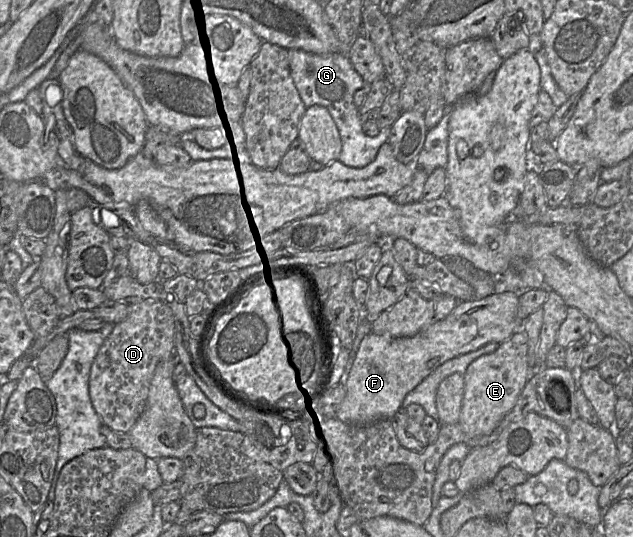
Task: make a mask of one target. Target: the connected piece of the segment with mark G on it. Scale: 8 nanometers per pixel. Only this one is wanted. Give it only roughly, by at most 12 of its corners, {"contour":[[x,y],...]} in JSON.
{"contour":[[290,49],[293,79],[307,107],[336,114],[338,160],[373,162],[391,127],[364,133],[354,95],[368,83],[342,53]]}

